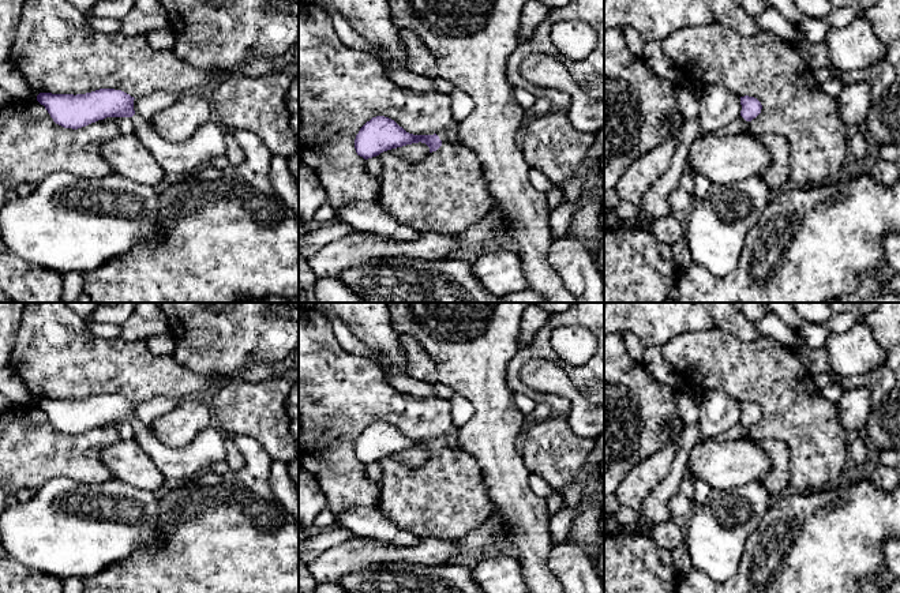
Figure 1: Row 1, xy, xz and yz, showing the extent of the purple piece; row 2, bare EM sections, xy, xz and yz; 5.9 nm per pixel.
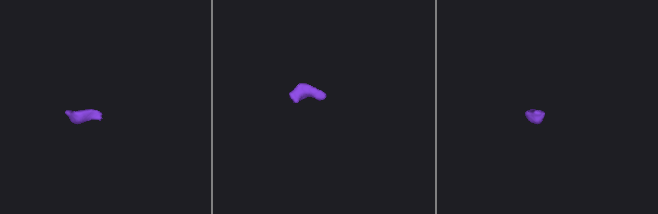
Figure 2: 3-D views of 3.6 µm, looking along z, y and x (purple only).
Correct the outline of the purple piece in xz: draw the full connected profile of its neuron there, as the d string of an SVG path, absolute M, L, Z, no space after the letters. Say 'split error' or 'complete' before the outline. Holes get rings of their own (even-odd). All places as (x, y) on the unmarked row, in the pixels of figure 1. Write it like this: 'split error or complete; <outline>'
split error; M376 421L360 434L355 444L355 454L357 461L368 465L383 457L419 447L425 448L430 453L430 458L432 458L447 447L447 442L445 438L413 440L406 438L394 425Z

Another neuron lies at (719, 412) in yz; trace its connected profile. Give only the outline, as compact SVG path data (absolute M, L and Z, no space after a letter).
M704 390L698 409L697 424L701 436L727 432L739 424L742 416L740 402L723 390Z

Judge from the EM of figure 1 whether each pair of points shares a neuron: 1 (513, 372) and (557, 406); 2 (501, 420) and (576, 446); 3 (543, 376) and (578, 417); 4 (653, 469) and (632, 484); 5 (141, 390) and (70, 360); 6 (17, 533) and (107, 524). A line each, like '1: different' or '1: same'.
1: same
2: different
3: same
4: same
5: same
6: same

